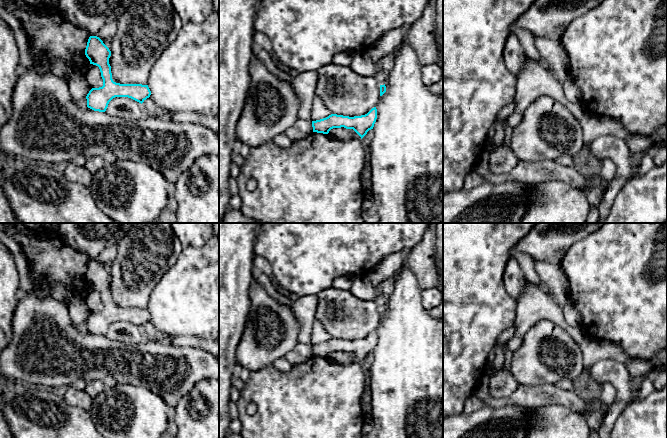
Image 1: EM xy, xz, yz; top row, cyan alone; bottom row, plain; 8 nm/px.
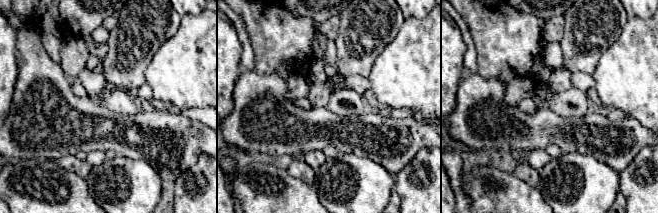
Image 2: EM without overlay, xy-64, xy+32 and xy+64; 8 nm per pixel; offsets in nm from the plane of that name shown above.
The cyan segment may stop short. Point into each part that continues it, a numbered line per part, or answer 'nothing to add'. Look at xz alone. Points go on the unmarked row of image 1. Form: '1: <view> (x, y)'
nothing to add

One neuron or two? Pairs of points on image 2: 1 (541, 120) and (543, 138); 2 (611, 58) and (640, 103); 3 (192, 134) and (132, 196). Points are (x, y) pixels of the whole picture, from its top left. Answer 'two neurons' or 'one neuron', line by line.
1: one neuron
2: one neuron
3: two neurons

